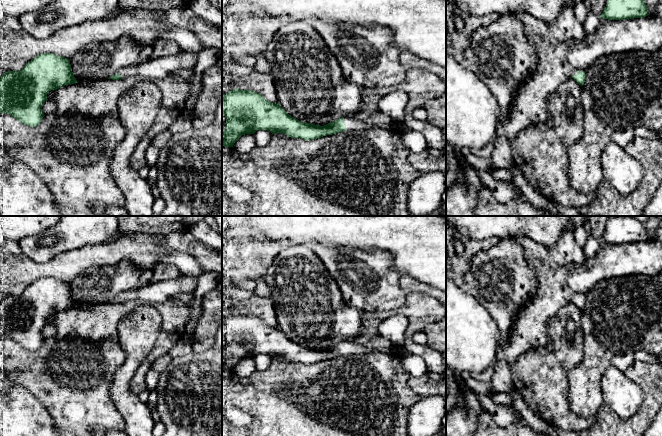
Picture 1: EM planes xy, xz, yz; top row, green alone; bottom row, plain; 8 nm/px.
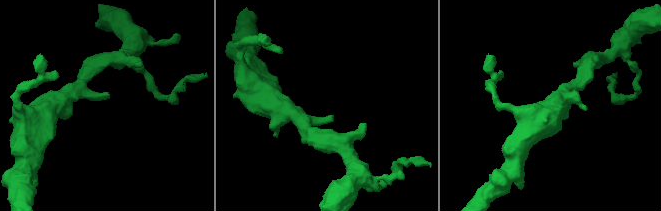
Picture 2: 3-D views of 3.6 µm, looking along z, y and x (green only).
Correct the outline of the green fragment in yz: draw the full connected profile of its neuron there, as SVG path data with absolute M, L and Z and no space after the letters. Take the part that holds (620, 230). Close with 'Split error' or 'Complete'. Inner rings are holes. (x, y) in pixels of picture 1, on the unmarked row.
M614 217L607 223L600 242L608 244L625 244L648 240L648 232L643 222L631 217Z. Complete

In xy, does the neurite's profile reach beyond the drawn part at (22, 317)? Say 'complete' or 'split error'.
complete

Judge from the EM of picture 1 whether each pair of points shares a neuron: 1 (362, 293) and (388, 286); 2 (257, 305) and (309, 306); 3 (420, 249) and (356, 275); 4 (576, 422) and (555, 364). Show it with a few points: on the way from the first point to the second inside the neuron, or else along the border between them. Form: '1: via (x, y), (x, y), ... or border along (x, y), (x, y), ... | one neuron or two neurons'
1: via (368, 287), (382, 286) | one neuron
2: border along (269, 298), (273, 305), (278, 326) | two neurons
3: border along (370, 250), (387, 251), (400, 275) | two neurons
4: via (561, 409), (555, 403), (555, 379) | one neuron

